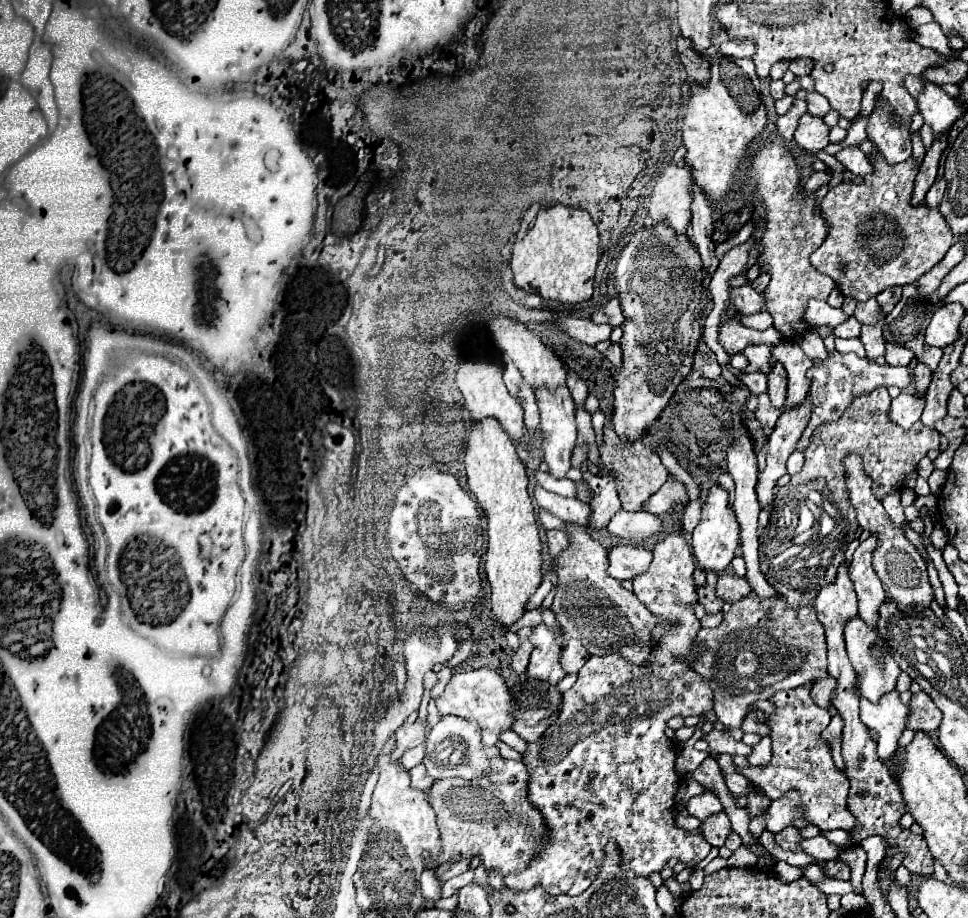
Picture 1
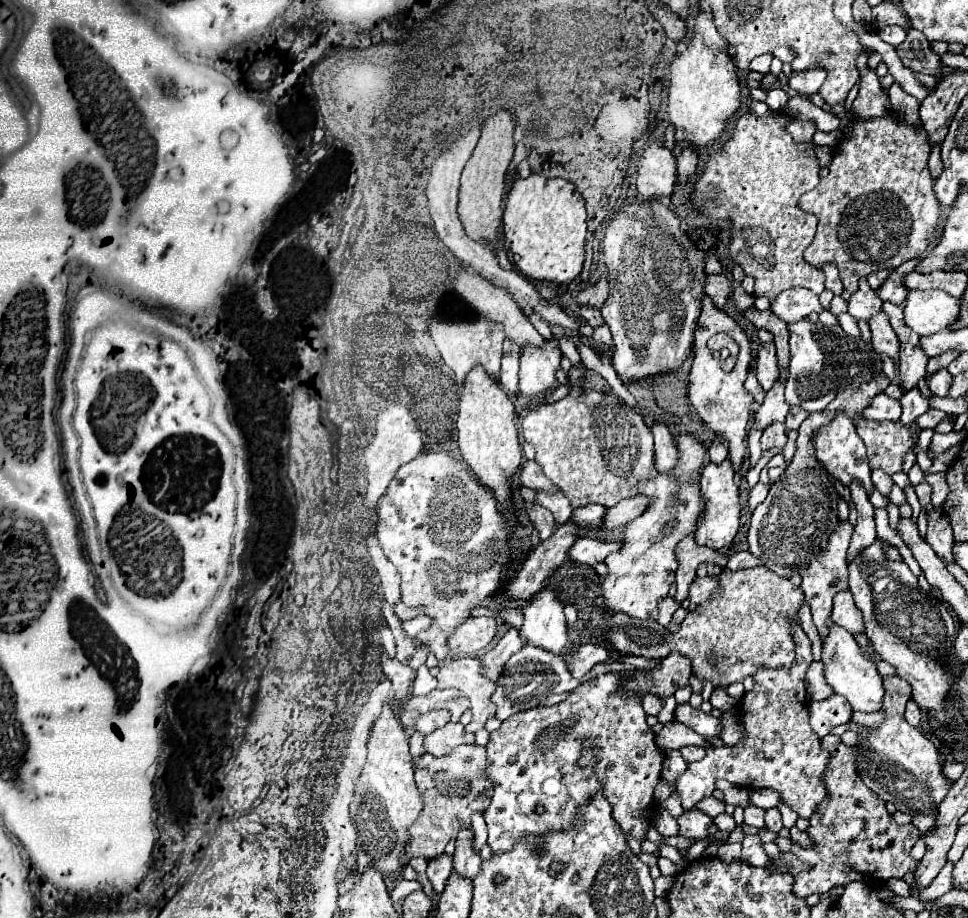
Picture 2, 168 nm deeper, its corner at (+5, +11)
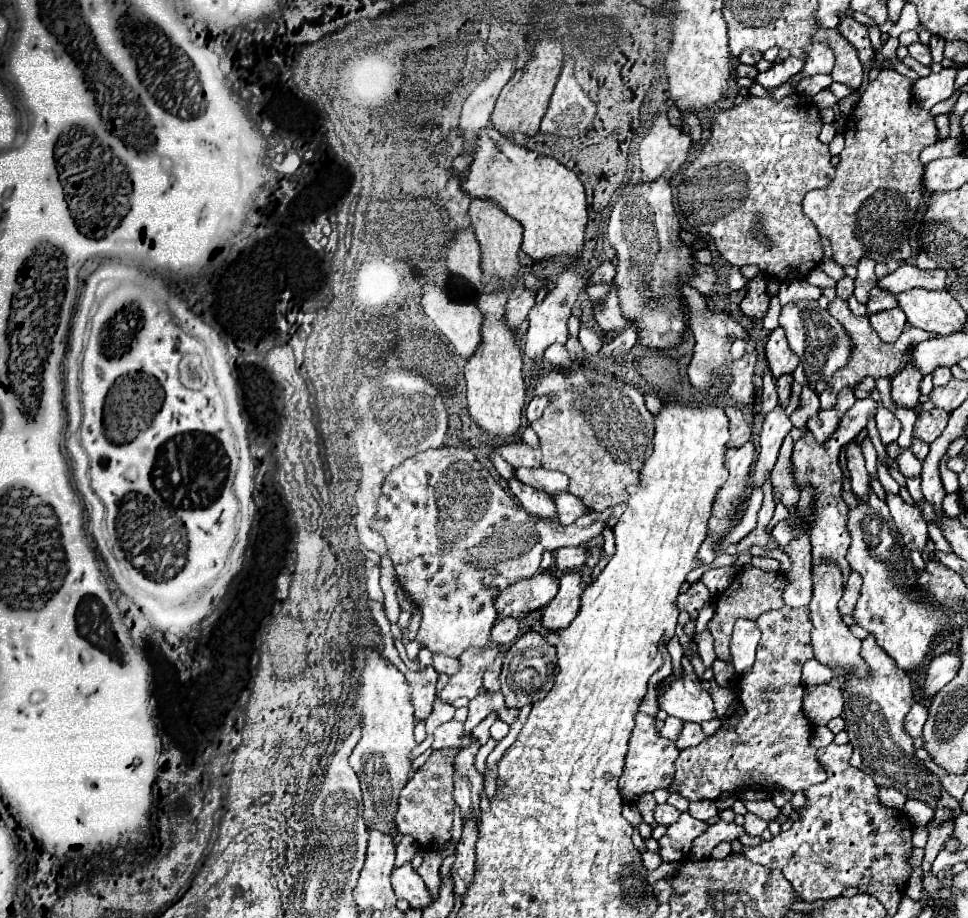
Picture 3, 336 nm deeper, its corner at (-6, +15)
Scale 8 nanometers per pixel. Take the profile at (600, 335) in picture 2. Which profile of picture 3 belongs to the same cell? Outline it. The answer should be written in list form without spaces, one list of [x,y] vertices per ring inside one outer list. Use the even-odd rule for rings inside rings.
[[[612,287],[612,291],[604,299],[600,299],[596,303],[596,307],[594,307],[594,319],[598,321],[598,325],[604,331],[622,331],[622,329],[626,329],[628,321],[620,313],[616,287]]]

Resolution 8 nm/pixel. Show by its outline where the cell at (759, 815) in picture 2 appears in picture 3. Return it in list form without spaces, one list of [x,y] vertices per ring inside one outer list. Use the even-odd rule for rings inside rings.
[[[746,813],[746,815],[744,815],[744,831],[746,831],[748,835],[760,837],[766,827],[768,827],[768,823],[762,821],[762,819],[758,819],[756,815],[752,815],[752,813]]]

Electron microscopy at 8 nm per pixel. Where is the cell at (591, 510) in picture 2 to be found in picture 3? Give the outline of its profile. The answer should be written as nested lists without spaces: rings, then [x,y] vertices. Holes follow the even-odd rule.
[[[558,493],[556,497],[556,509],[558,509],[558,521],[562,525],[570,525],[572,521],[576,521],[578,517],[588,513],[588,507],[582,505],[582,501],[570,493]]]

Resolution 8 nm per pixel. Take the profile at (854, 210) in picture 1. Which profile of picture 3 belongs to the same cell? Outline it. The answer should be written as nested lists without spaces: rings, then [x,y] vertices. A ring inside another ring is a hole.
[[[882,69],[880,75],[868,83],[854,111],[850,113],[844,125],[846,147],[840,153],[840,163],[836,165],[836,177],[824,189],[814,189],[804,197],[804,213],[816,225],[818,233],[828,237],[832,243],[832,259],[842,267],[856,267],[862,257],[870,257],[876,263],[886,263],[890,259],[906,261],[910,257],[908,233],[918,203],[922,201],[922,173],[924,165],[918,161],[918,155],[924,147],[938,141],[938,129],[934,117],[920,109],[916,99],[910,93],[914,85],[912,79],[900,75],[894,69]]]

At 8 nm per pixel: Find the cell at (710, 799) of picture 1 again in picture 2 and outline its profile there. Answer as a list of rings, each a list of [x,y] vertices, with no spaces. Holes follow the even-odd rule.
[[[799,625],[793,627],[795,639],[795,663],[791,669],[761,669],[755,673],[753,691],[741,699],[741,721],[747,731],[747,741],[735,747],[707,749],[705,759],[691,763],[683,775],[677,777],[675,791],[681,797],[683,809],[695,809],[695,805],[711,797],[715,791],[715,779],[727,779],[733,785],[747,789],[773,789],[781,795],[799,817],[813,817],[821,801],[829,801],[829,793],[821,781],[821,775],[829,763],[829,751],[821,747],[821,739],[809,727],[809,707],[805,691],[805,673],[811,665],[811,641]]]

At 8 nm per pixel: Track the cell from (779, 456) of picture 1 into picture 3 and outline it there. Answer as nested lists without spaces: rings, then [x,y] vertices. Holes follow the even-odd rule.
[[[802,389],[800,393],[800,407],[792,413],[790,421],[794,427],[806,427],[806,421],[816,415],[820,409],[818,393],[812,393],[812,389]]]

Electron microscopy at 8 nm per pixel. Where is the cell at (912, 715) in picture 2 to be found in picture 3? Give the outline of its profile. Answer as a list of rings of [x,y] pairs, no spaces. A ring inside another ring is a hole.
[[[914,703],[904,719],[904,731],[912,737],[920,737],[926,717],[928,717],[928,709],[922,703]]]

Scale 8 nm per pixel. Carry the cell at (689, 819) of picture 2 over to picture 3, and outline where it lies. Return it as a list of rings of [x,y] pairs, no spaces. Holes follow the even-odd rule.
[[[682,813],[676,823],[658,839],[658,855],[664,863],[684,861],[692,849],[692,841],[706,831],[706,823],[694,819],[690,813]]]

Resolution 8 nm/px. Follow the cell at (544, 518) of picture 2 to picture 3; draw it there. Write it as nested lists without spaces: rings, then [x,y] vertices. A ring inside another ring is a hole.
[[[510,479],[508,487],[528,513],[536,517],[556,517],[556,507],[548,493],[540,493],[538,489],[532,489],[530,485],[520,483],[518,479]]]

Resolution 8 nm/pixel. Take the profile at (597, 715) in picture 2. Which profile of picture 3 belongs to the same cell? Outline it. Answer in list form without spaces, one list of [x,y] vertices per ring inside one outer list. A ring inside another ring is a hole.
[[[636,715],[636,727],[630,737],[624,775],[620,777],[620,791],[624,793],[626,801],[636,801],[642,793],[652,793],[660,787],[668,787],[674,777],[674,761],[678,757],[678,747],[674,741],[664,739],[658,735],[658,729],[654,727],[654,719],[648,715]]]

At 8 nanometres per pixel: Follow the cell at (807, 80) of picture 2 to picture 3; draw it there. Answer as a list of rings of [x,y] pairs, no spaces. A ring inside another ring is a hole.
[[[814,41],[812,45],[808,45],[808,49],[804,49],[804,53],[808,53],[804,69],[800,71],[804,77],[832,71],[832,67],[834,67],[834,51],[828,47],[828,43]]]

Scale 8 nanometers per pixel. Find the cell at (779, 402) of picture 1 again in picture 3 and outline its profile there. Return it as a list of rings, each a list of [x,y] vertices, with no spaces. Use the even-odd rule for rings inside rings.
[[[776,327],[770,333],[768,343],[766,343],[766,359],[768,359],[768,365],[770,365],[774,379],[778,379],[784,373],[792,373],[796,369],[798,357],[796,357],[796,353],[792,353],[792,349],[786,341],[784,329]]]

